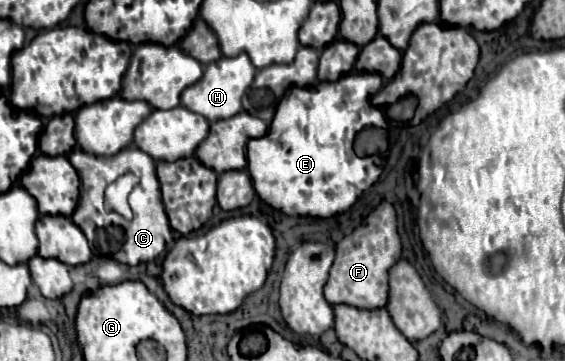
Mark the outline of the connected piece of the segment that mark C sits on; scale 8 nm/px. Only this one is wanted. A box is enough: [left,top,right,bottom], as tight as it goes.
[68,146,172,266]

